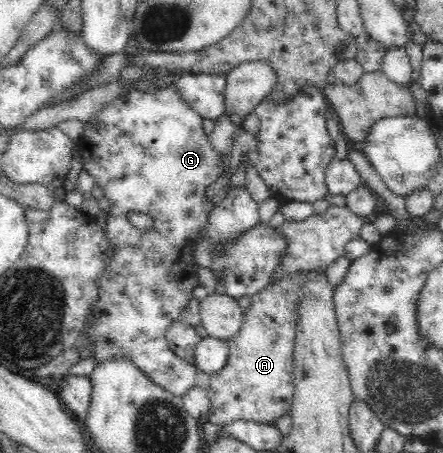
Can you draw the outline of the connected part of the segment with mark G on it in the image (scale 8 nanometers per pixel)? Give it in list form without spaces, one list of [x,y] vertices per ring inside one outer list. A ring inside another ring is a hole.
[[[172,84],[166,88],[157,88],[149,91],[139,91],[133,89],[116,99],[113,99],[107,106],[97,111],[85,124],[83,134],[80,141],[76,142],[75,146],[81,154],[82,168],[88,170],[94,178],[95,184],[103,188],[104,196],[111,202],[110,210],[107,215],[107,226],[104,227],[104,233],[107,240],[112,246],[111,260],[105,266],[105,272],[99,276],[97,287],[99,287],[99,300],[91,306],[88,315],[86,316],[85,333],[89,337],[90,343],[93,345],[92,357],[95,358],[97,364],[111,360],[111,358],[131,358],[132,362],[137,368],[140,368],[150,379],[159,385],[164,390],[172,393],[174,396],[182,397],[187,391],[195,387],[195,375],[197,368],[195,364],[191,364],[183,359],[180,359],[173,350],[167,345],[166,333],[169,326],[177,321],[180,313],[189,305],[193,298],[193,291],[195,288],[201,286],[198,278],[199,265],[195,262],[195,246],[201,240],[201,230],[206,227],[208,223],[208,214],[214,209],[211,199],[207,198],[207,186],[211,186],[213,182],[217,182],[225,172],[227,172],[228,160],[225,155],[215,150],[211,145],[209,135],[203,131],[201,118],[195,110],[187,106],[186,102],[176,93]],[[128,212],[141,212],[141,214],[149,214],[153,218],[153,228],[141,231],[127,219]]]

